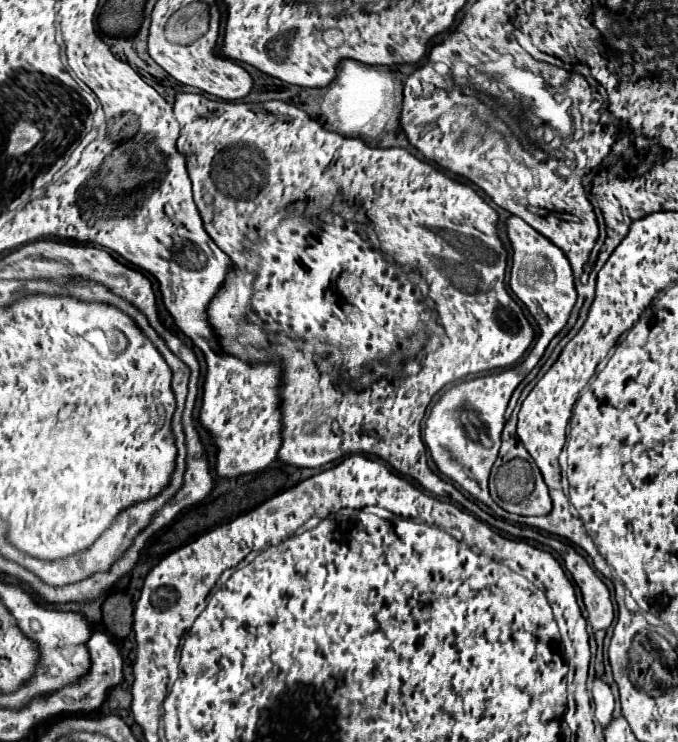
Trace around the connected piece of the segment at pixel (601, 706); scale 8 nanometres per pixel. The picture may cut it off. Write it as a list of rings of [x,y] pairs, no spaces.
[[[596,677],[592,683],[592,697],[596,703],[596,719],[600,721],[600,725],[606,725],[612,719],[612,711],[614,711],[614,697],[610,691],[610,685]]]

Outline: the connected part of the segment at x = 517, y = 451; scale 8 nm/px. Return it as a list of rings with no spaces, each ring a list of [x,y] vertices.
[[[512,415],[510,421],[508,421],[506,427],[504,427],[504,433],[502,433],[504,445],[502,445],[502,449],[500,449],[498,461],[510,461],[510,459],[514,459],[514,457],[526,457],[526,461],[530,461],[526,449],[514,439],[514,437],[516,437],[514,431],[516,431],[516,425],[514,425],[514,415]]]

